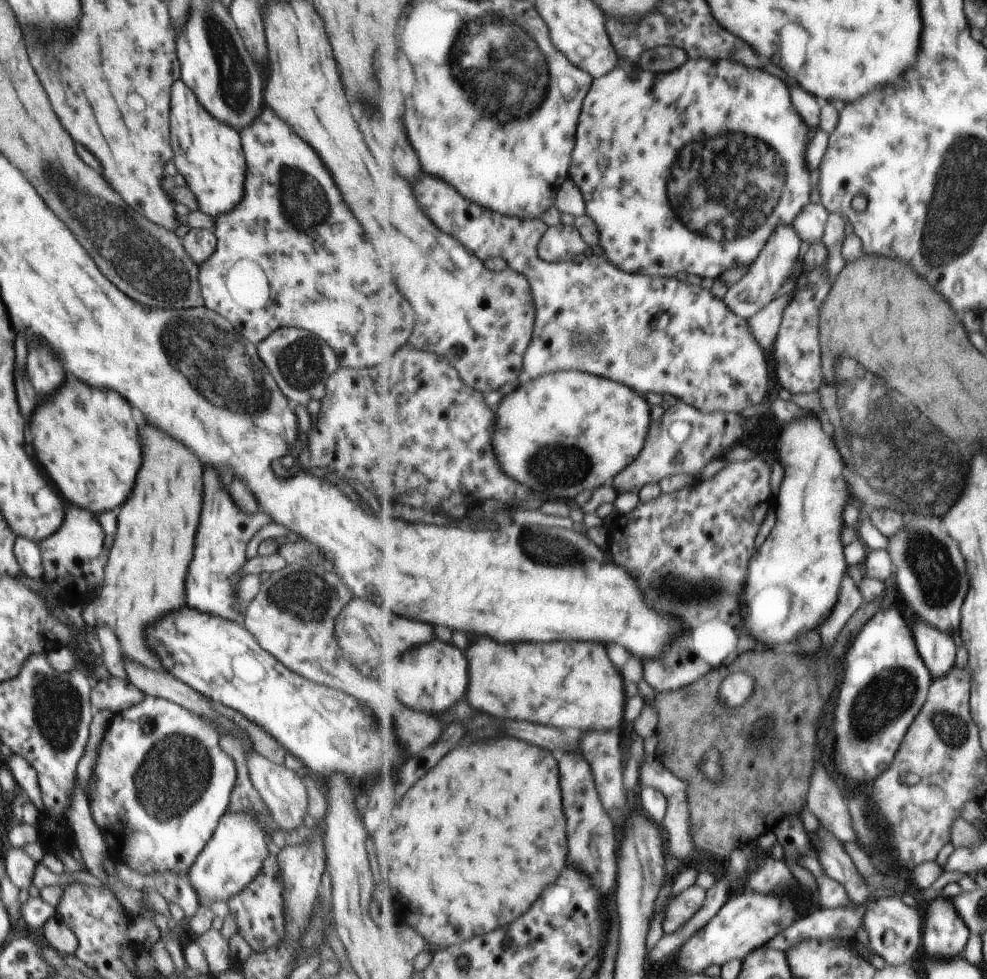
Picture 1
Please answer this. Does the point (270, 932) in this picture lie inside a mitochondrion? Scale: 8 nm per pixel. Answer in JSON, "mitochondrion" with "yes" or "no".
{"mitochondrion":"no"}

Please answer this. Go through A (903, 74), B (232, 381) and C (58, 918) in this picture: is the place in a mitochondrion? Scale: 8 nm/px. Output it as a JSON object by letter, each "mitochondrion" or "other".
{"A":"other","B":"mitochondrion","C":"other"}

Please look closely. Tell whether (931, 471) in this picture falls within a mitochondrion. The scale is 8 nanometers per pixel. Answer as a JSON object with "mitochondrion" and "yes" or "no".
{"mitochondrion":"yes"}

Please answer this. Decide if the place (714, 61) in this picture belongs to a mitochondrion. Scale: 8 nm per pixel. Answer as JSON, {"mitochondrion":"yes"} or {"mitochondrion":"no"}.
{"mitochondrion":"no"}

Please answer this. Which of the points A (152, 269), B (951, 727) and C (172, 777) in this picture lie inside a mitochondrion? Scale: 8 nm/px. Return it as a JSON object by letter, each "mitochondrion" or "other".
{"A":"mitochondrion","B":"mitochondrion","C":"mitochondrion"}

